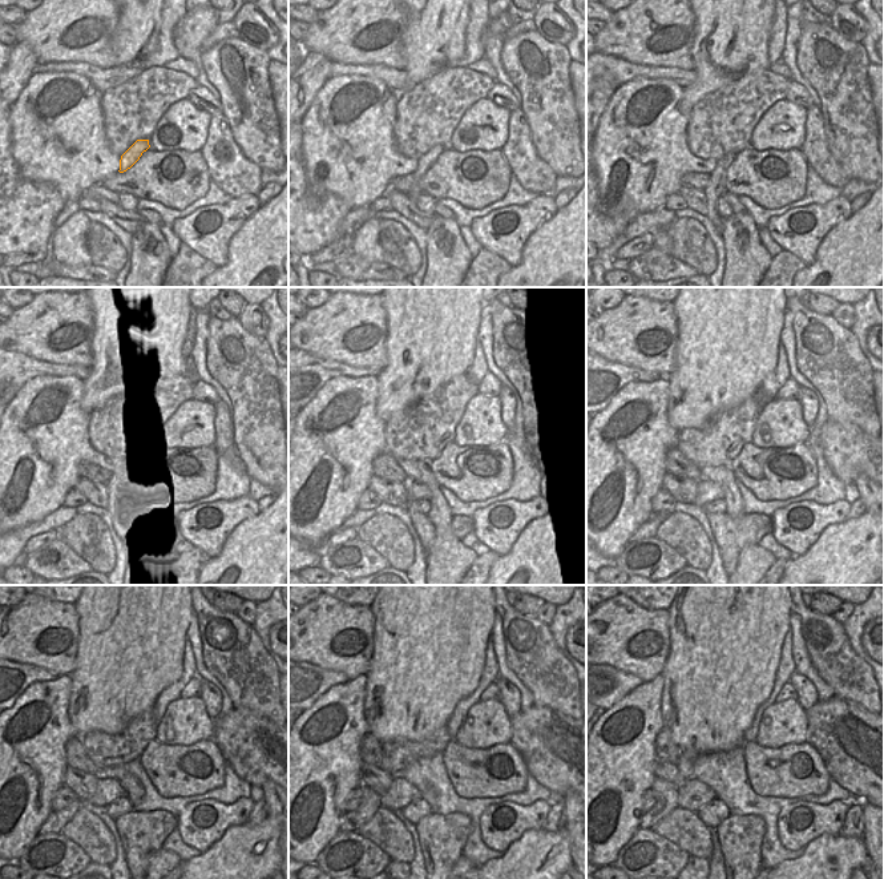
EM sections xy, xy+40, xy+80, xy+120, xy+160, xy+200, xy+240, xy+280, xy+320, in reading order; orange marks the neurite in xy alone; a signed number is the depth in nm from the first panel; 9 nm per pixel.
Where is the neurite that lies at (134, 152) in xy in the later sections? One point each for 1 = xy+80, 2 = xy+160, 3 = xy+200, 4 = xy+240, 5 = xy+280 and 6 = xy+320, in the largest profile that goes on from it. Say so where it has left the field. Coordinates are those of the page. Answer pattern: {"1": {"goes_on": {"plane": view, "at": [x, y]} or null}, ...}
{"1": {"goes_on": {"plane": "xy+80", "at": [715, 188]}}, "2": {"goes_on": {"plane": "xy+160", "at": [423, 527]}}, "3": {"goes_on": {"plane": "xy+200", "at": [731, 535]}}, "4": {"goes_on": {"plane": "xy+240", "at": [141, 834]}}, "5": {"goes_on": {"plane": "xy+280", "at": [442, 838]}}, "6": {"goes_on": {"plane": "xy+320", "at": [739, 838]}}}

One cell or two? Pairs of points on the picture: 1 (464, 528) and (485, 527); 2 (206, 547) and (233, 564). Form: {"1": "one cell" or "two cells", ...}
{"1": "two cells", "2": "two cells"}

